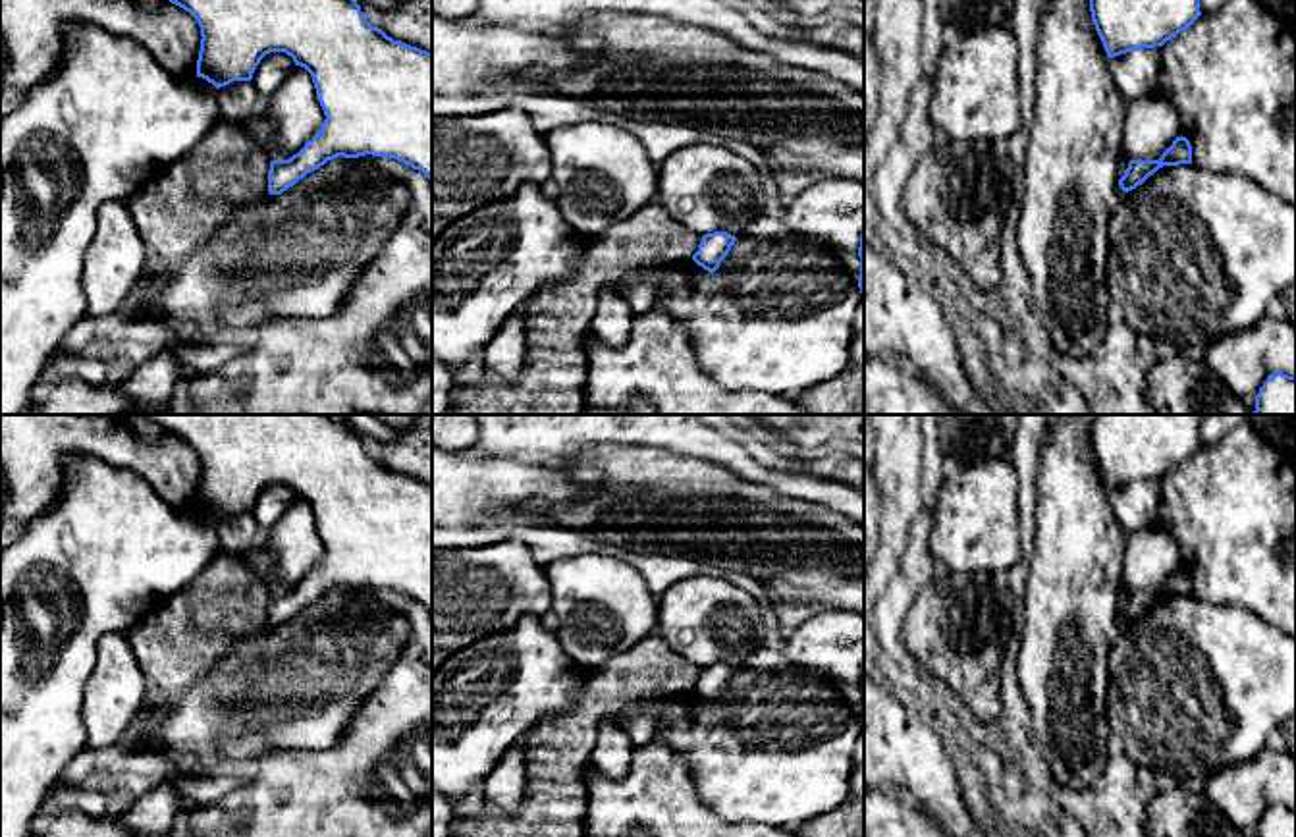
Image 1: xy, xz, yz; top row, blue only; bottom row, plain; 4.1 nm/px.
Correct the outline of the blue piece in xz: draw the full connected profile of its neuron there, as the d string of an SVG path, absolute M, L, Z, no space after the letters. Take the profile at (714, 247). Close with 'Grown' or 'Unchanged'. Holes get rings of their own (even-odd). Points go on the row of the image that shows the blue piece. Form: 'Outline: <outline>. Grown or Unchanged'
Outline: M727 231L706 233L700 239L698 251L692 255L692 260L714 274L721 260L729 255L737 237Z. Unchanged

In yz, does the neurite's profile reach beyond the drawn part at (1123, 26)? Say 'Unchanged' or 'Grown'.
Unchanged

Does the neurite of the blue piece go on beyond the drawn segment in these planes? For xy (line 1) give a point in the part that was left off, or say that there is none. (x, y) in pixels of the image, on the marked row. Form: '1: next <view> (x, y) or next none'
1: next none

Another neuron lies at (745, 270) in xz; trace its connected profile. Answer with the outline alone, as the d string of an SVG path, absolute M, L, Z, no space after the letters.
M810 235L737 237L710 274L692 256L660 280L656 307L687 322L698 364L727 392L795 397L833 380L850 361L852 320L862 293L827 239Z

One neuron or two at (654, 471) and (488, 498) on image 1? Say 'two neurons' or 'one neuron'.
two neurons

